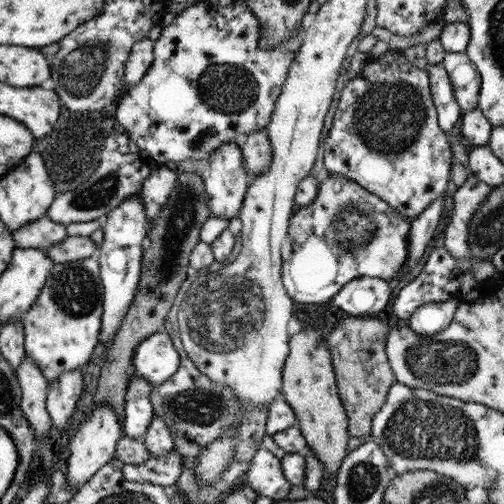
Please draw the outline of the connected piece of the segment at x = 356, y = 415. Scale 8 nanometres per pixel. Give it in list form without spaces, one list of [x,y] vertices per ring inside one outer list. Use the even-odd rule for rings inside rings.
[[[342,315],[327,337],[337,371],[337,389],[345,410],[349,412],[350,437],[371,435],[373,418],[385,404],[388,389],[397,381],[385,349],[389,328],[379,319]]]

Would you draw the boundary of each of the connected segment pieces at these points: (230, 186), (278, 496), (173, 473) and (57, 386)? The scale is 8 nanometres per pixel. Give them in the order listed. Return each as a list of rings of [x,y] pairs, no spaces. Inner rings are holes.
[[[226,141],[226,144],[222,144],[221,148],[218,148],[213,156],[206,159],[186,159],[185,161],[179,161],[177,171],[200,174],[202,181],[204,181],[210,215],[228,219],[228,222],[232,218],[240,216],[240,207],[244,201],[250,180],[246,168],[244,168],[242,152],[240,152],[240,148],[236,142]]]
[[[262,447],[253,458],[246,484],[258,491],[258,494],[272,500],[284,500],[292,483],[285,478],[281,460]]]
[[[174,449],[167,456],[149,456],[145,464],[125,464],[122,472],[131,482],[150,482],[166,487],[179,480],[184,464],[183,457]]]
[[[81,370],[66,371],[62,376],[49,382],[48,395],[45,408],[51,418],[53,432],[57,436],[74,412],[74,406],[78,398],[82,396],[84,382],[82,382]]]

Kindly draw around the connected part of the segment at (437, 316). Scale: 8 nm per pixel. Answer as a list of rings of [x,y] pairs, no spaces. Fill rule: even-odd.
[[[460,296],[446,300],[446,302],[428,302],[422,304],[414,311],[409,318],[408,326],[414,330],[418,336],[429,337],[443,328],[448,327],[454,318],[454,313],[460,305]]]

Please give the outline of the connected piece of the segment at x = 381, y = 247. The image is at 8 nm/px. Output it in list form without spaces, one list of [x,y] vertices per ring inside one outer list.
[[[328,173],[320,180],[321,190],[316,201],[296,209],[289,225],[288,237],[282,245],[284,285],[294,302],[331,304],[345,285],[364,276],[386,279],[390,283],[399,282],[400,270],[408,262],[408,234],[412,220],[402,217],[394,207],[349,178]]]

